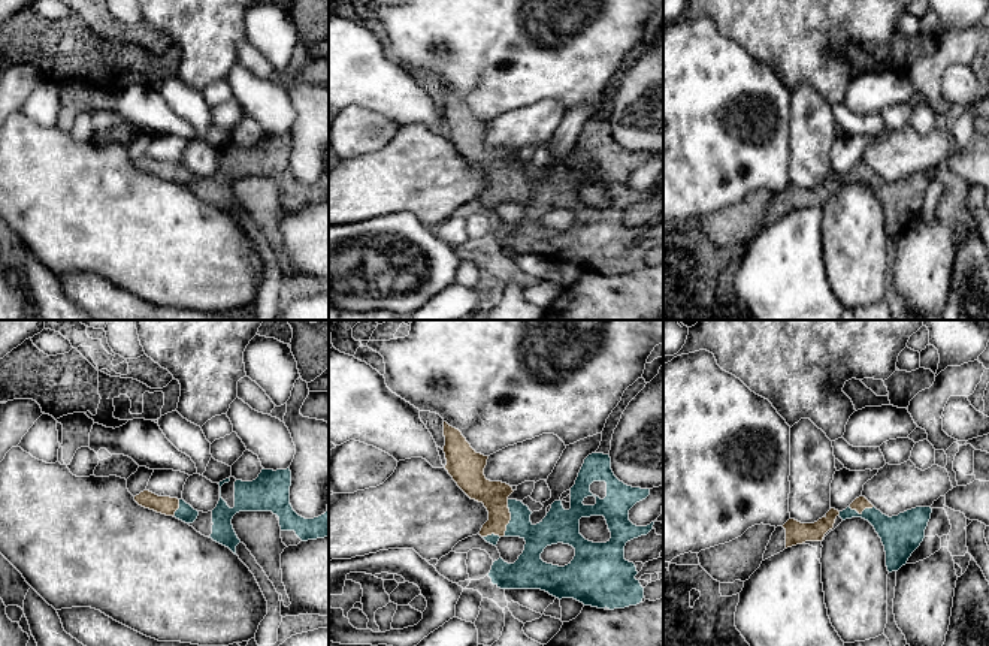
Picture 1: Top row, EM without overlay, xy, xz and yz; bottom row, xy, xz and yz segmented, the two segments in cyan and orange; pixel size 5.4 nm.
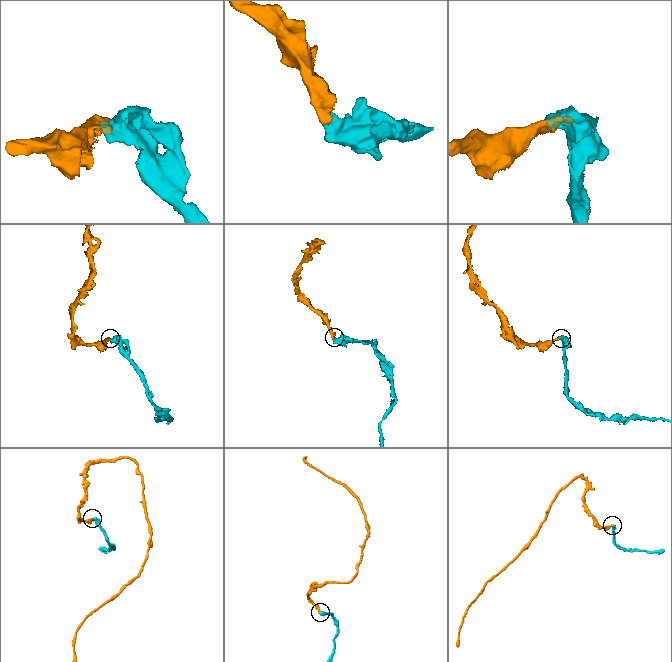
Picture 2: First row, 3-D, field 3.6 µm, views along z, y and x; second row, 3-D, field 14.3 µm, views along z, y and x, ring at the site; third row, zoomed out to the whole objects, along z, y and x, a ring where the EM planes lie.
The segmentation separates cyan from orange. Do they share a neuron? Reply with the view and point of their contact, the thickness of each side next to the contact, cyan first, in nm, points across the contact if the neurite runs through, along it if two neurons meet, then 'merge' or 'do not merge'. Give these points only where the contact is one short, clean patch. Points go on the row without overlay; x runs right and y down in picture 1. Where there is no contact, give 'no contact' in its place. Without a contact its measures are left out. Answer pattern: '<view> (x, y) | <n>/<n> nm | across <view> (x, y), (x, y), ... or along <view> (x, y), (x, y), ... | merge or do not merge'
xz (511, 183) | 170/150 nm | across xz (556, 192), (525, 195), (511, 183), (496, 168), (493, 160) | merge

